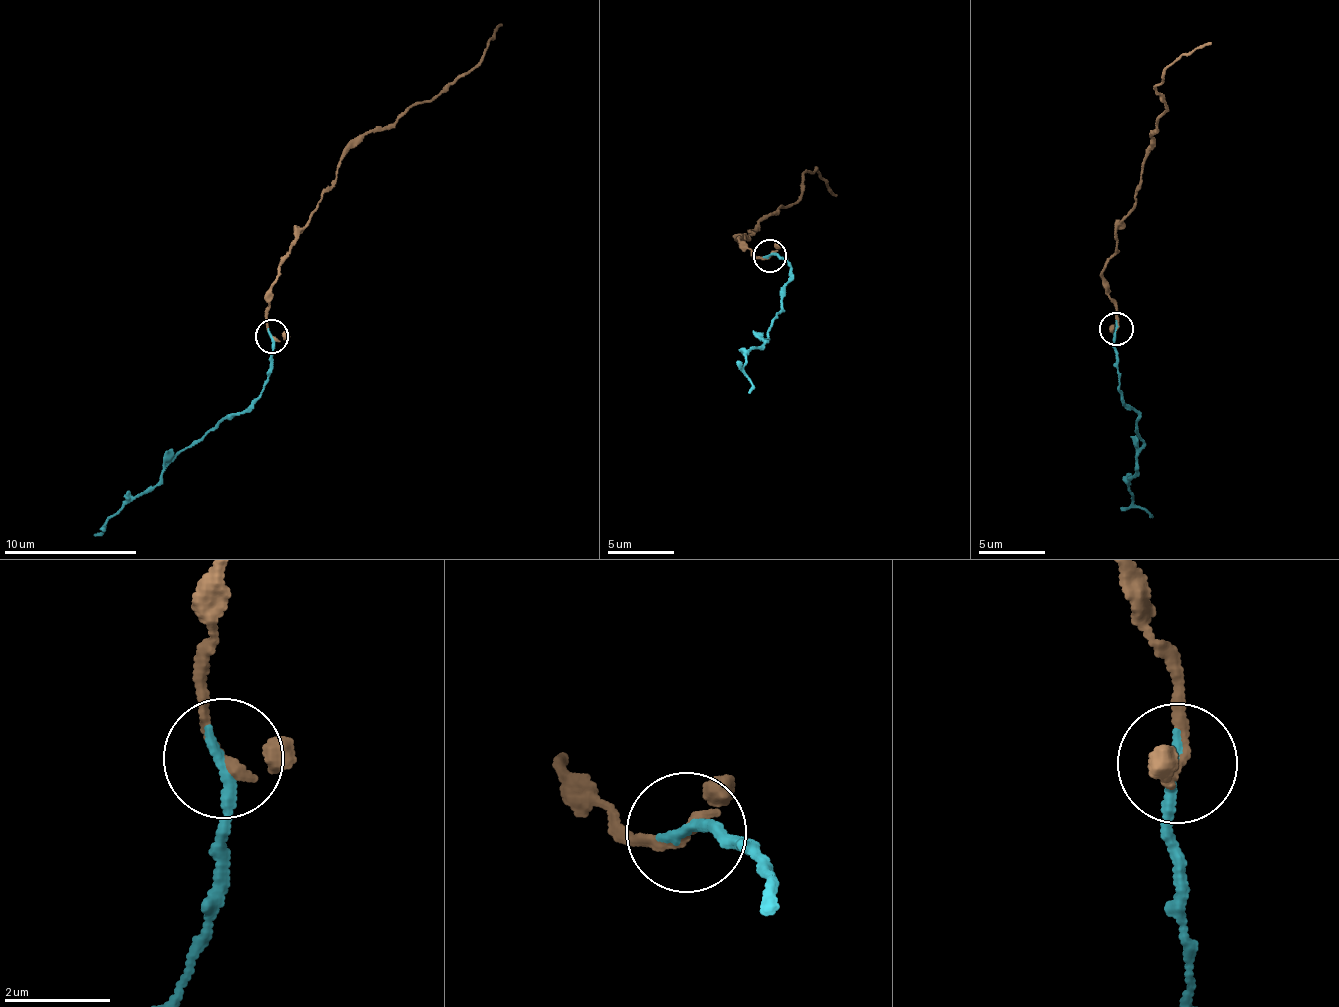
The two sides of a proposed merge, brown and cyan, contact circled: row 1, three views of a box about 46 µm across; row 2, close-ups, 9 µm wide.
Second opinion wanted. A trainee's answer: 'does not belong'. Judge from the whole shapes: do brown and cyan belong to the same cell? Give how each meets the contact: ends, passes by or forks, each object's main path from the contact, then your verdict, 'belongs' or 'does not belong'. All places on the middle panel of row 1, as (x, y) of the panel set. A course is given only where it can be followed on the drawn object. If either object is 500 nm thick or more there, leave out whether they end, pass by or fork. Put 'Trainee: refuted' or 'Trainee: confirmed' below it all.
brown passes by; cyan ends; course brown (769, 255), (753, 256), (736, 237), (796, 202), (814, 168), (837, 194); course cyan (769, 255), (786, 257), (792, 266), (769, 339), (762, 345), (749, 347), (742, 372), (751, 383), (749, 393); belongs
Trainee: refuted

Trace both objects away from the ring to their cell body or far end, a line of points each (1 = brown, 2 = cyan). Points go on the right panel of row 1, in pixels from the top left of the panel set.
1: (1115, 328), (1116, 301), (1103, 262), (1112, 256), (1151, 134), (1167, 111), (1156, 88), (1166, 67), (1210, 41)
2: (1115, 328), (1117, 387), (1125, 404), (1136, 410), (1145, 446), (1136, 471), (1126, 479), (1135, 503), (1153, 516)

